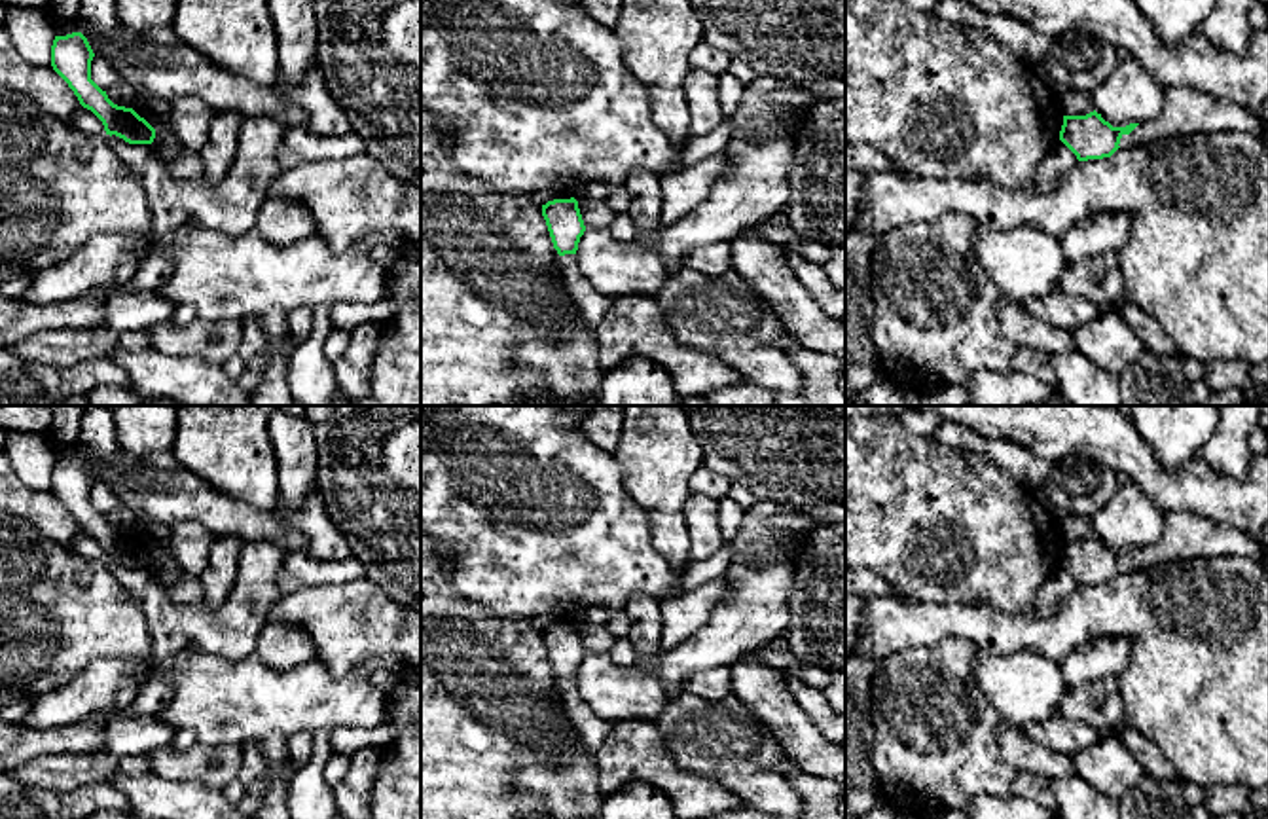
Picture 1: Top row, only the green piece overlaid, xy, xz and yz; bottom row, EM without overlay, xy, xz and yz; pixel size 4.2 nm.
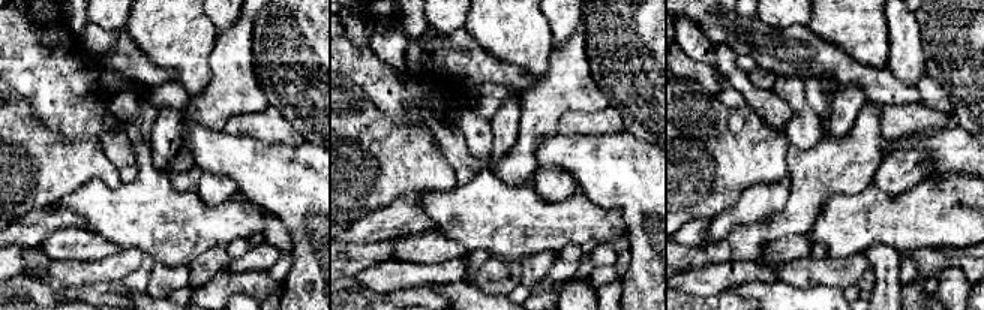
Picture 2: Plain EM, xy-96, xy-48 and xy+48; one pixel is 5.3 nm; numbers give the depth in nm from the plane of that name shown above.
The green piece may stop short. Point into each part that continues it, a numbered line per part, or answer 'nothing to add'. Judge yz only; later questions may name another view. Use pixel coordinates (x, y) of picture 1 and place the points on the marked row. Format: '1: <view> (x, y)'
1: yz (1187, 110)

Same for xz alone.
1: xz (588, 304)

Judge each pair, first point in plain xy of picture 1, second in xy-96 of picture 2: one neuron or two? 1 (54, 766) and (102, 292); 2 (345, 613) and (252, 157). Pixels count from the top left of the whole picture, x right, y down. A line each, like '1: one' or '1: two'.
1: two
2: one

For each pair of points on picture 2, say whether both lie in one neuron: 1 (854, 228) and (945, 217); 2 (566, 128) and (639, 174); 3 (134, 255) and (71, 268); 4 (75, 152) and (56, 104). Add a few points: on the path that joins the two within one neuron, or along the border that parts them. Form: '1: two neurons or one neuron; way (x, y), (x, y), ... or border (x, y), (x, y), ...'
1: one neuron; way (876, 219), (923, 217)
2: two neurons; border (558, 132), (612, 134)
3: one neuron; way (119, 265), (110, 270), (86, 270)
4: two neurons; border (41, 122), (50, 131), (66, 138), (99, 140)

